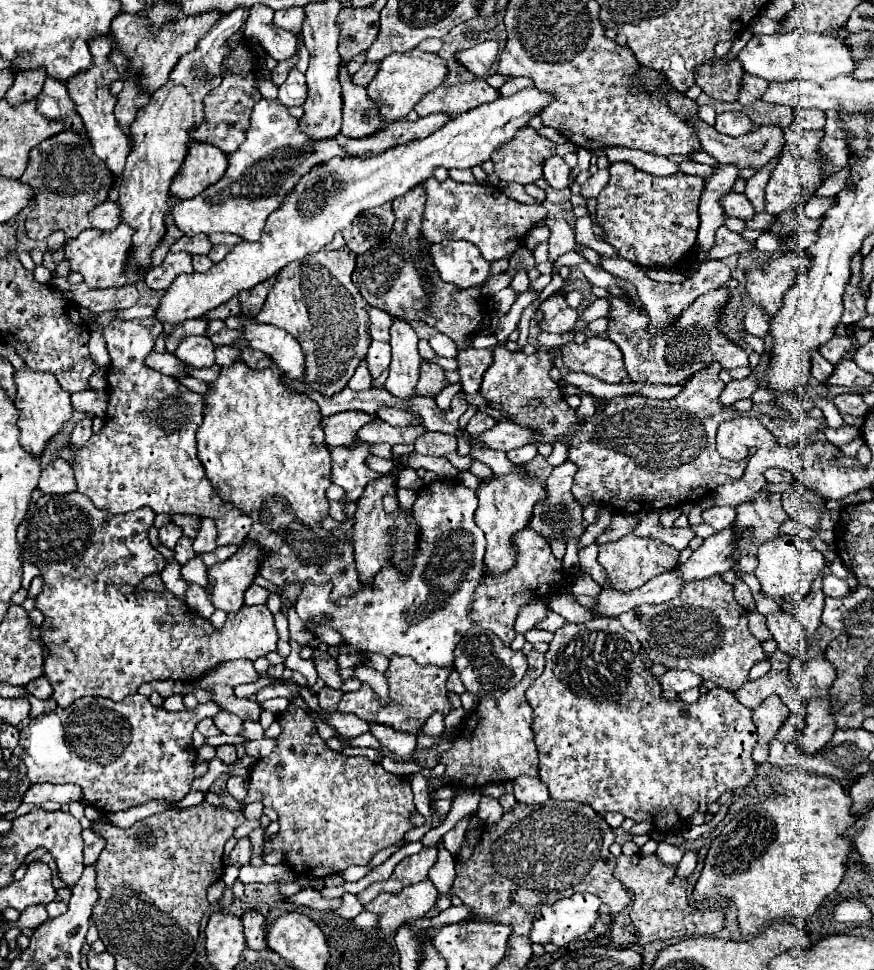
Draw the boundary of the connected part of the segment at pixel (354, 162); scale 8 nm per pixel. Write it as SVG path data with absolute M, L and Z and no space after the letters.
M524 88L508 98L500 96L494 102L482 104L456 116L454 120L448 120L440 130L426 138L410 140L370 158L334 156L332 160L310 168L310 172L304 174L300 182L284 196L280 208L268 216L258 242L242 240L226 254L222 262L214 264L204 274L192 272L176 276L166 294L160 298L160 306L156 308L154 318L172 326L178 326L188 318L202 318L210 308L216 308L238 292L254 288L256 284L272 278L290 262L318 252L322 246L332 242L336 232L350 228L358 214L368 208L388 204L408 190L420 186L434 174L438 166L446 170L480 166L492 158L492 152L508 144L514 134L534 116L538 116L552 100L554 94L550 92Z

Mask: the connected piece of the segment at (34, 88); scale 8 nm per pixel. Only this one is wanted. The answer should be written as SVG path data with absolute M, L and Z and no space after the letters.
M28 70L28 72L18 72L14 78L12 88L6 92L6 102L8 104L22 104L28 100L34 100L40 94L40 88L44 86L46 72L44 70Z

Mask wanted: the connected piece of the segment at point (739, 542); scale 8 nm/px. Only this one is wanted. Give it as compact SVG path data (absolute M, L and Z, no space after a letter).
M760 492L754 500L736 506L736 520L732 524L736 538L736 554L732 554L734 562L742 556L754 556L760 544L780 536L780 526L788 520L780 498L782 494L778 492Z

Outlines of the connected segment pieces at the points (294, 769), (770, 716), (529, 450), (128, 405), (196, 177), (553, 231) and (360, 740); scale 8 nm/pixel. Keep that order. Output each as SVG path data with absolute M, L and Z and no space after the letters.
M296 704L280 716L282 734L274 752L252 766L242 806L262 802L276 810L280 830L264 840L266 854L280 850L296 876L324 878L342 874L348 866L366 866L374 854L396 844L410 830L408 816L416 812L410 780L390 774L366 756L344 756L330 750L318 736L314 720Z
M768 696L760 706L752 710L752 722L756 724L756 734L758 734L758 742L752 757L758 764L762 764L768 758L768 744L776 736L786 714L788 714L788 708L780 700L780 696Z
M528 444L528 446L524 446L524 448L510 450L506 456L508 456L512 462L516 462L516 464L528 464L528 462L532 462L534 456L536 456L536 446Z
M136 318L136 320L114 320L110 326L102 330L102 336L108 344L108 352L112 358L107 381L108 410L104 428L100 434L92 436L92 442L86 444L82 450L74 450L76 464L74 476L78 484L78 492L88 496L98 508L104 508L112 514L132 512L142 506L150 506L156 514L192 514L192 516L208 516L216 522L218 528L218 546L224 544L236 544L240 546L246 538L246 534L252 528L252 518L244 516L242 512L236 512L228 502L220 500L216 496L210 480L206 478L204 466L196 458L196 432L200 428L200 422L204 420L206 402L204 396L188 390L184 384L180 384L172 376L164 376L158 370L152 370L144 364L146 356L154 350L156 338L162 334L162 324L156 324L152 318Z
M192 142L192 152L184 160L184 172L172 182L172 196L194 198L202 194L208 186L216 184L228 168L228 156L214 146Z
M546 218L547 227L550 228L548 238L548 262L554 262L560 254L570 250L580 250L574 242L574 228L566 220Z
M366 732L366 734L358 736L358 738L352 738L352 746L368 746L368 748L376 748L376 750L380 750L378 740L376 740L370 732Z

